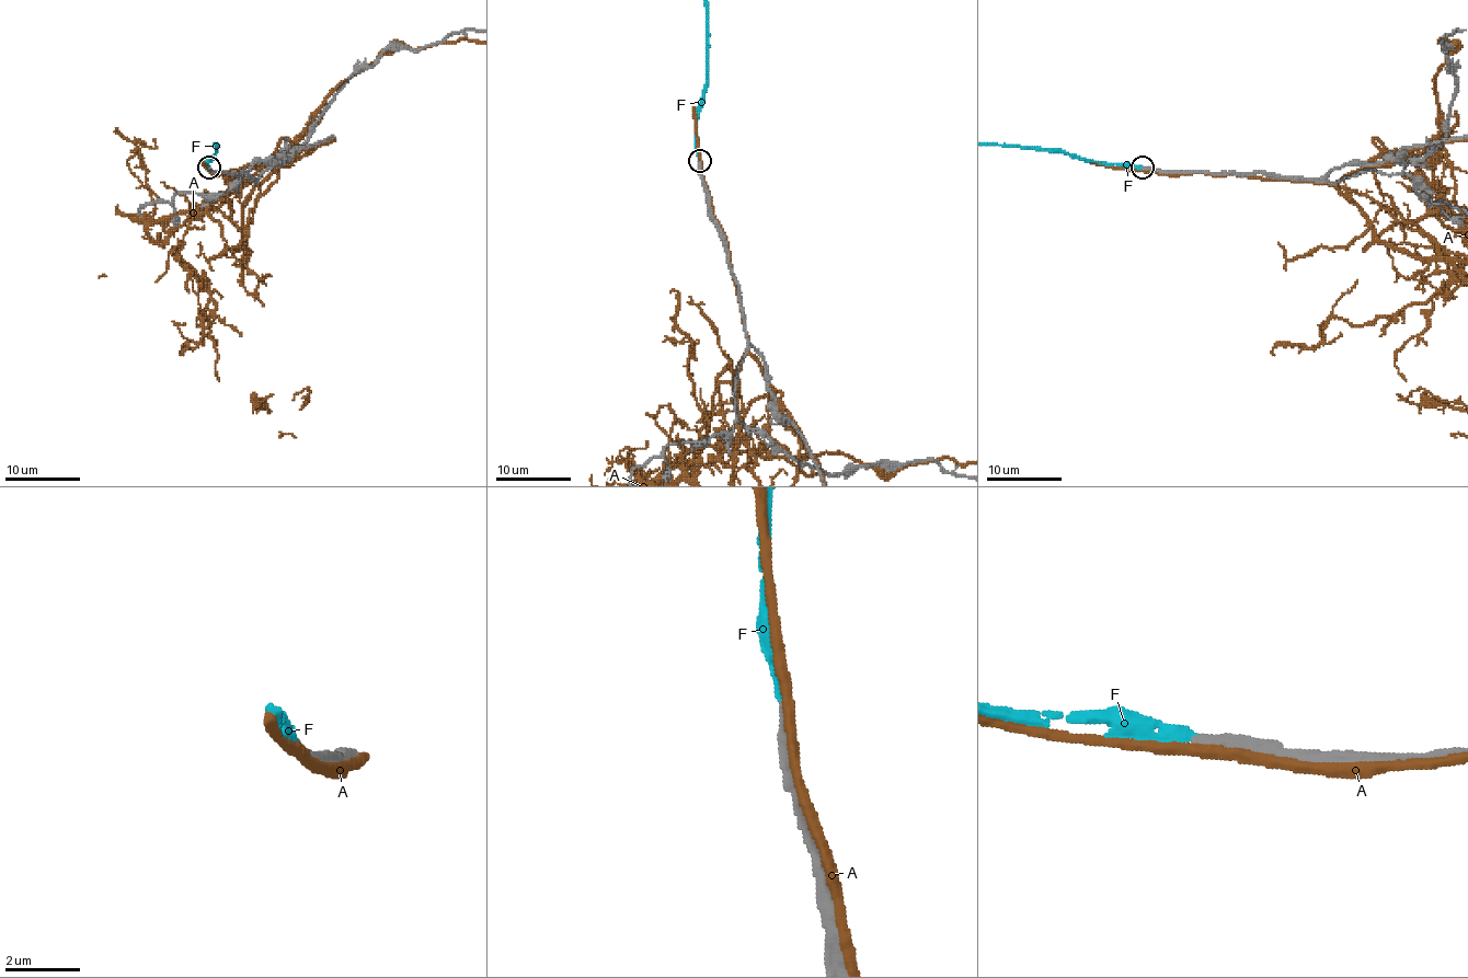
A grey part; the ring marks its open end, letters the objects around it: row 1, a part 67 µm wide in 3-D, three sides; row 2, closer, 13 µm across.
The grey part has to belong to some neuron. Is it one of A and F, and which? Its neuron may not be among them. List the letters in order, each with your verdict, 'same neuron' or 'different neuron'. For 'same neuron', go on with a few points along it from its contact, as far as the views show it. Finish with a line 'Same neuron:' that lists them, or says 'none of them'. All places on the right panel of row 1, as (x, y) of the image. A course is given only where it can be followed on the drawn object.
A: different neuron
F: same neuron
Same neuron: F

